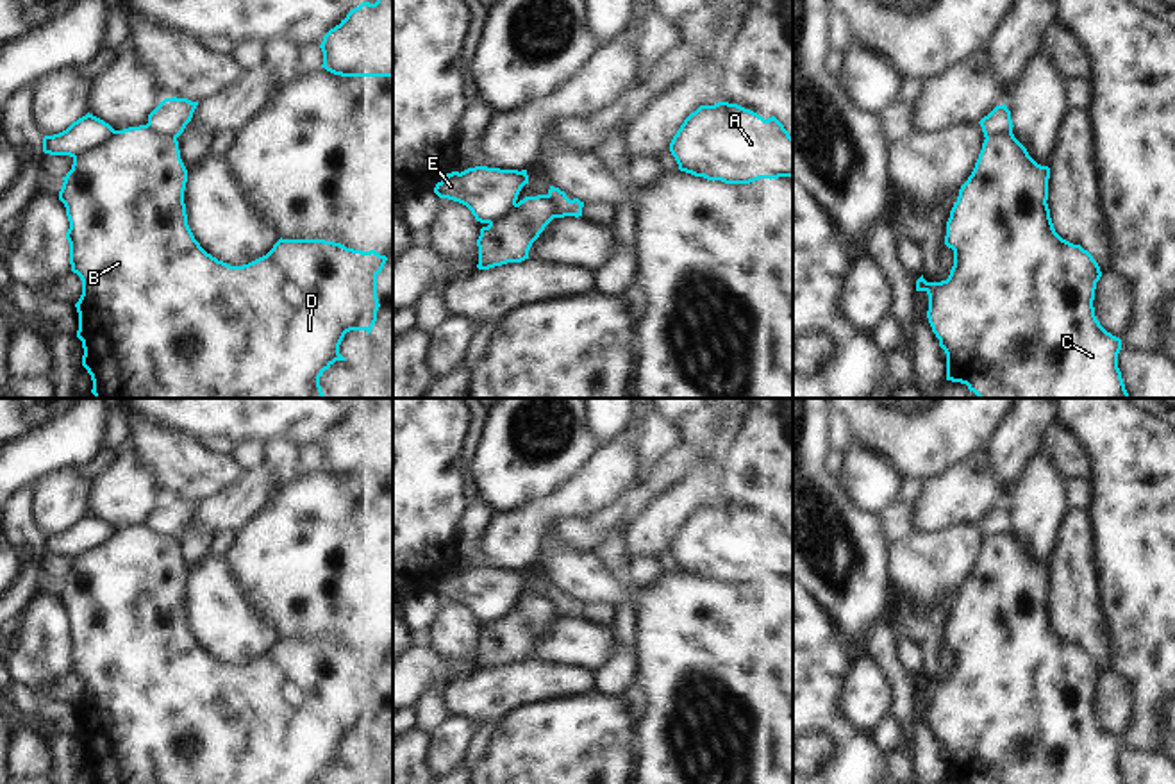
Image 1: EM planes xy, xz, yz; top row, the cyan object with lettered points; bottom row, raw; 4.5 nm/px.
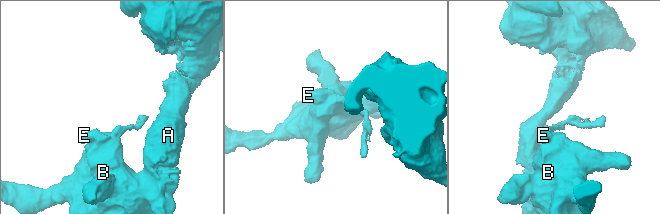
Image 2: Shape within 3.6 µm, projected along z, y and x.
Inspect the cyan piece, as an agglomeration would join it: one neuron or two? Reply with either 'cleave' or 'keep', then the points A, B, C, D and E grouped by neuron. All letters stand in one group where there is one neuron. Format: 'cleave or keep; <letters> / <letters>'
cleave; A B C D / E

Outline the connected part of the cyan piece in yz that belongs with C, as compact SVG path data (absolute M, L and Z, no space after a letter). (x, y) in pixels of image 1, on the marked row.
M1012 132L986 138L975 168L961 186L946 221L945 245L954 250L946 280L916 280L929 295L927 318L946 354L946 380L966 384L979 398L1130 398L1118 354L1121 339L1095 316L1098 263L1080 245L1062 239L1048 209L1050 168L1038 164Z

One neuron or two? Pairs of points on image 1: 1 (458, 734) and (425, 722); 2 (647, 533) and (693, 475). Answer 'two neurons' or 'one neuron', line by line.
1: two neurons
2: one neuron

